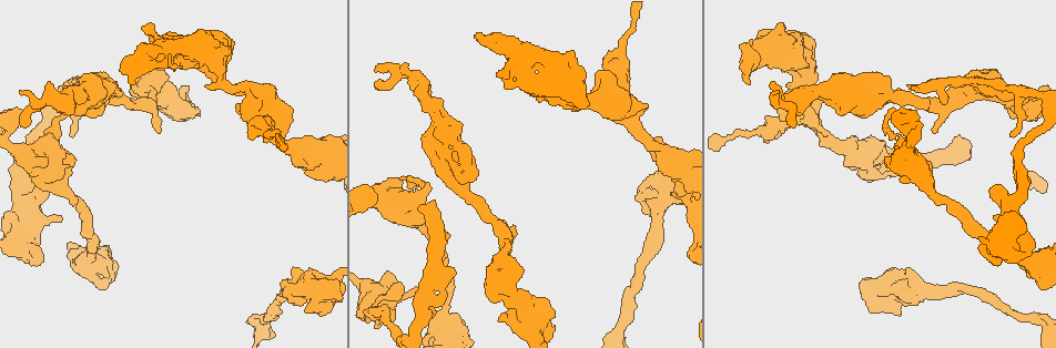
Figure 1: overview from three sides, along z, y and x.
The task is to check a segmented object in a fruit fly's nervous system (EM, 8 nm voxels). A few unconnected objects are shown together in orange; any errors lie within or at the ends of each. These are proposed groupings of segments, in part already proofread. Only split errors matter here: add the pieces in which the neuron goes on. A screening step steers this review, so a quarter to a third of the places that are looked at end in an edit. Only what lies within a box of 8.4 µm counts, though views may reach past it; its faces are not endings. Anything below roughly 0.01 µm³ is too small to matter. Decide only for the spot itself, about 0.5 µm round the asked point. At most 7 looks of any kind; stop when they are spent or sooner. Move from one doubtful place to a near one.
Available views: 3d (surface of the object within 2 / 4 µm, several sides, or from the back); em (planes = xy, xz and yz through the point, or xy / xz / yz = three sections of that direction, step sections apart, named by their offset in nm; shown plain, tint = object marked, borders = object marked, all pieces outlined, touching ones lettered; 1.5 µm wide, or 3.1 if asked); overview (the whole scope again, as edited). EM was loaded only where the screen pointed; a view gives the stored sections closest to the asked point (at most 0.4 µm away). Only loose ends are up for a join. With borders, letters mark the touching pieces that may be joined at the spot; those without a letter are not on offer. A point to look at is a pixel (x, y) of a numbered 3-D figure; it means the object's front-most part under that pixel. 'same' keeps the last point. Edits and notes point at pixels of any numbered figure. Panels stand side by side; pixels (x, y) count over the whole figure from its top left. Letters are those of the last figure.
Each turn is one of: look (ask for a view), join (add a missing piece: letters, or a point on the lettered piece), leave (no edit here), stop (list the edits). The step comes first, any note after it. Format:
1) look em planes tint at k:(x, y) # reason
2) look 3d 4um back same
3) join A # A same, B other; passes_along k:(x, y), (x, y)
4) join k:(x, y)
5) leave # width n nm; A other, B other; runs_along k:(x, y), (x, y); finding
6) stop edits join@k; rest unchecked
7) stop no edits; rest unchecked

look 3d 4um at 1:(673, 192) # an open end

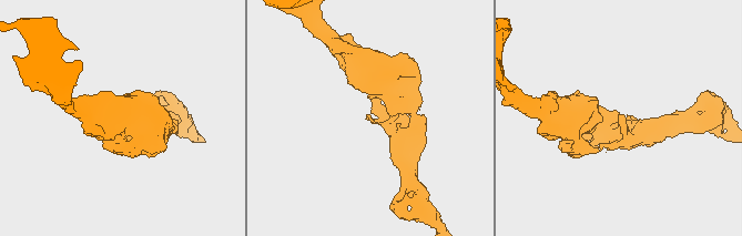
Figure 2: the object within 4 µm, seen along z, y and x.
look em planes borders at 2:(619, 114) # need the tissue

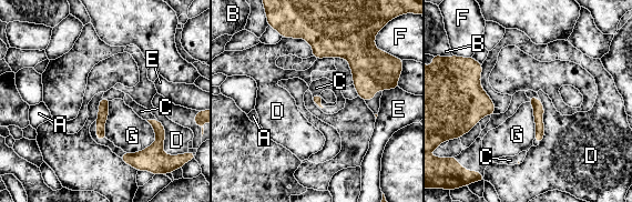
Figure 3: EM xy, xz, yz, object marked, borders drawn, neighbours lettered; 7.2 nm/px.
join C # A other, B other, C same, D other, E other, F other, G other; the neuron continues

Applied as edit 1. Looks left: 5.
look overview

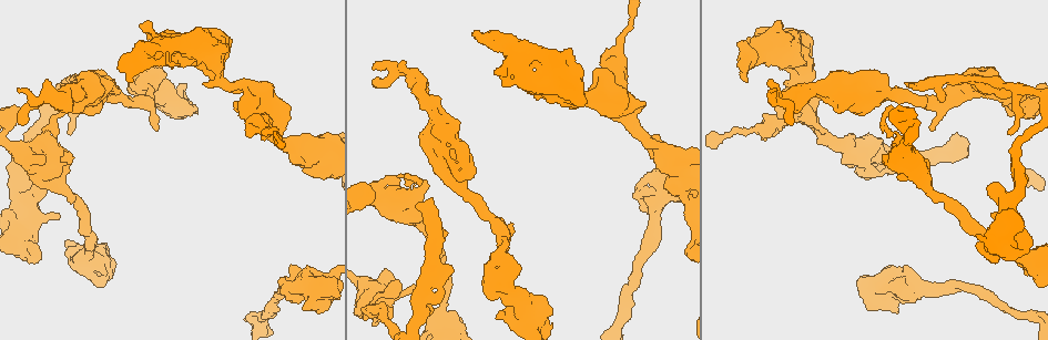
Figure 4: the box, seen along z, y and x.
look 3d 2um at 4:(999, 91)

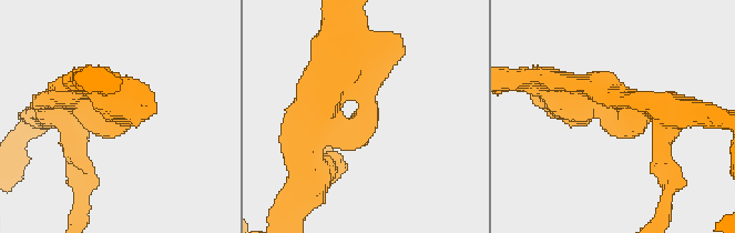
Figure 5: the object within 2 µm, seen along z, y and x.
look em planes plain at 5:(607, 111) # need the tissue

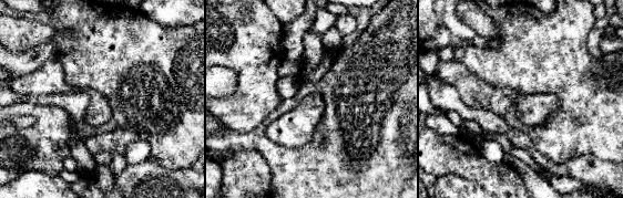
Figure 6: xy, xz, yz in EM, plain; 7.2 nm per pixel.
look em planes borders same

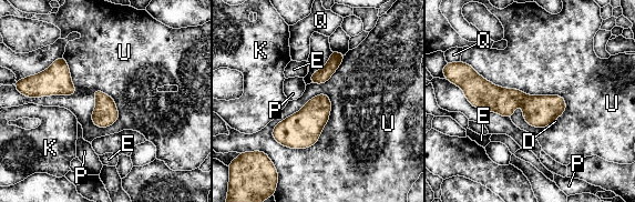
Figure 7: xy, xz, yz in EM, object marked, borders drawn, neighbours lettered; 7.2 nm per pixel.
leave # width 180 nm; longest_contact U 500 nm; D other, E other, K other, P other, Q other, U other; none of them fits

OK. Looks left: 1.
stop edits join@3; rest unchecked

